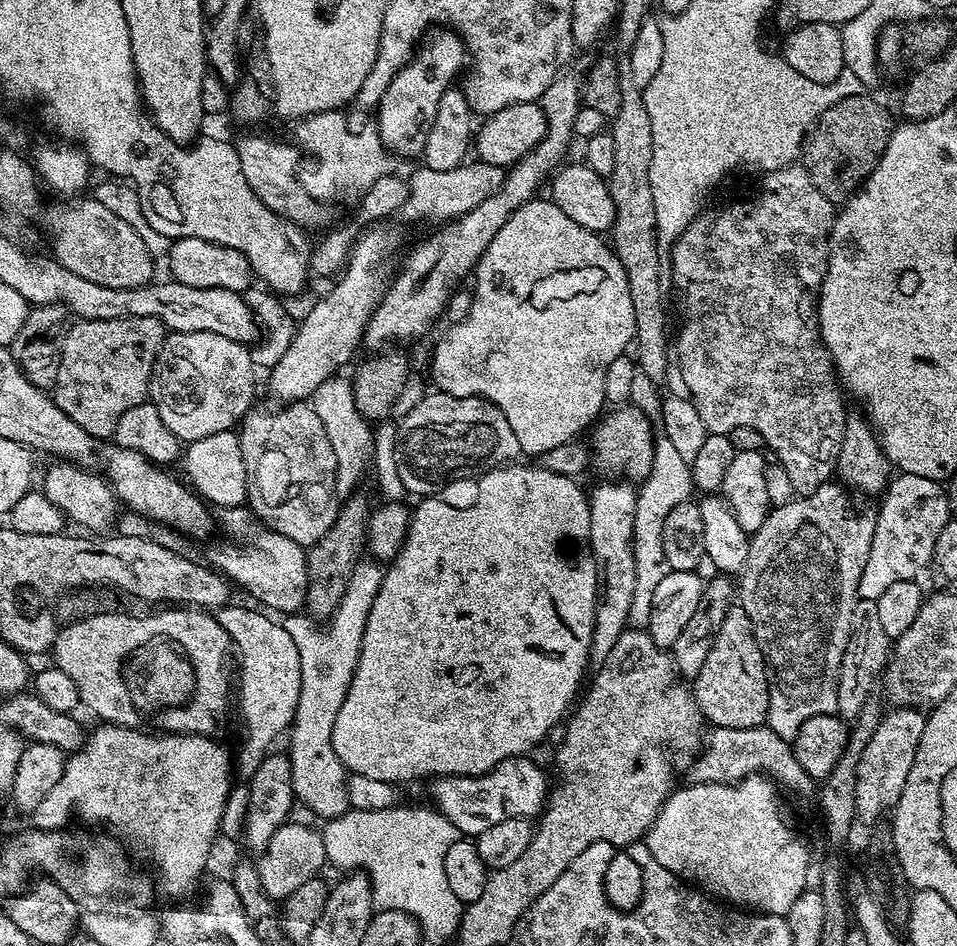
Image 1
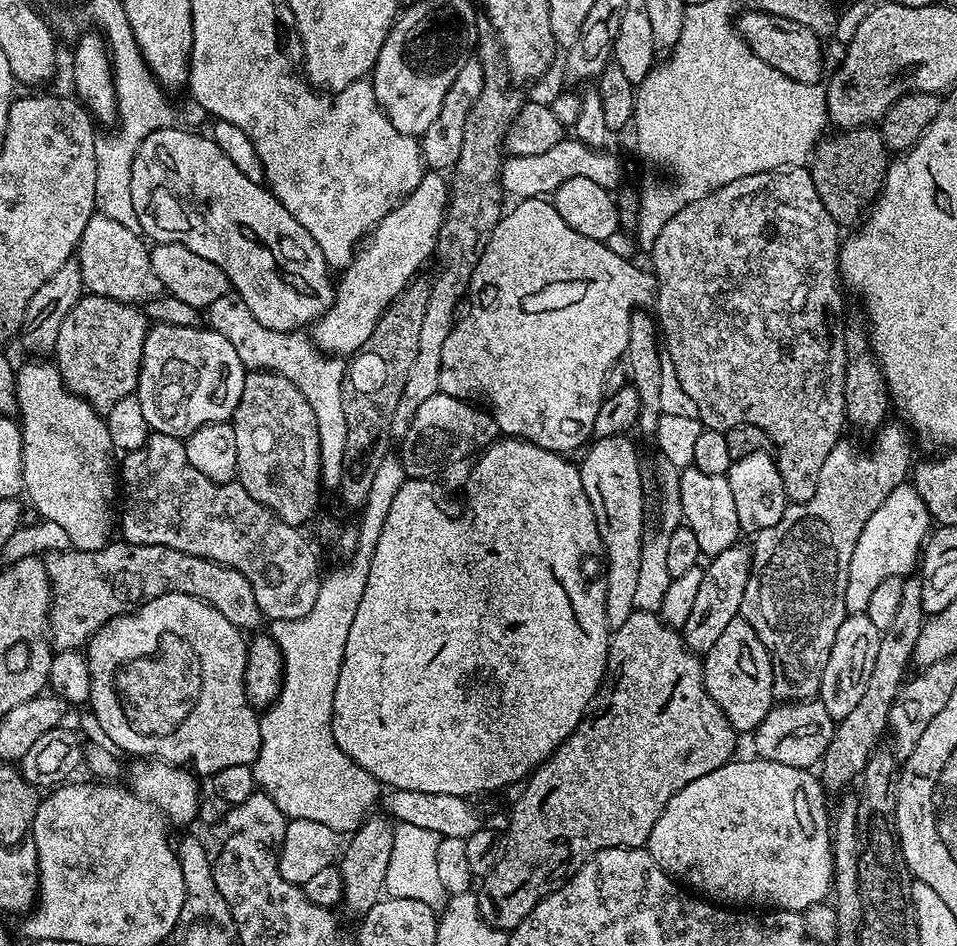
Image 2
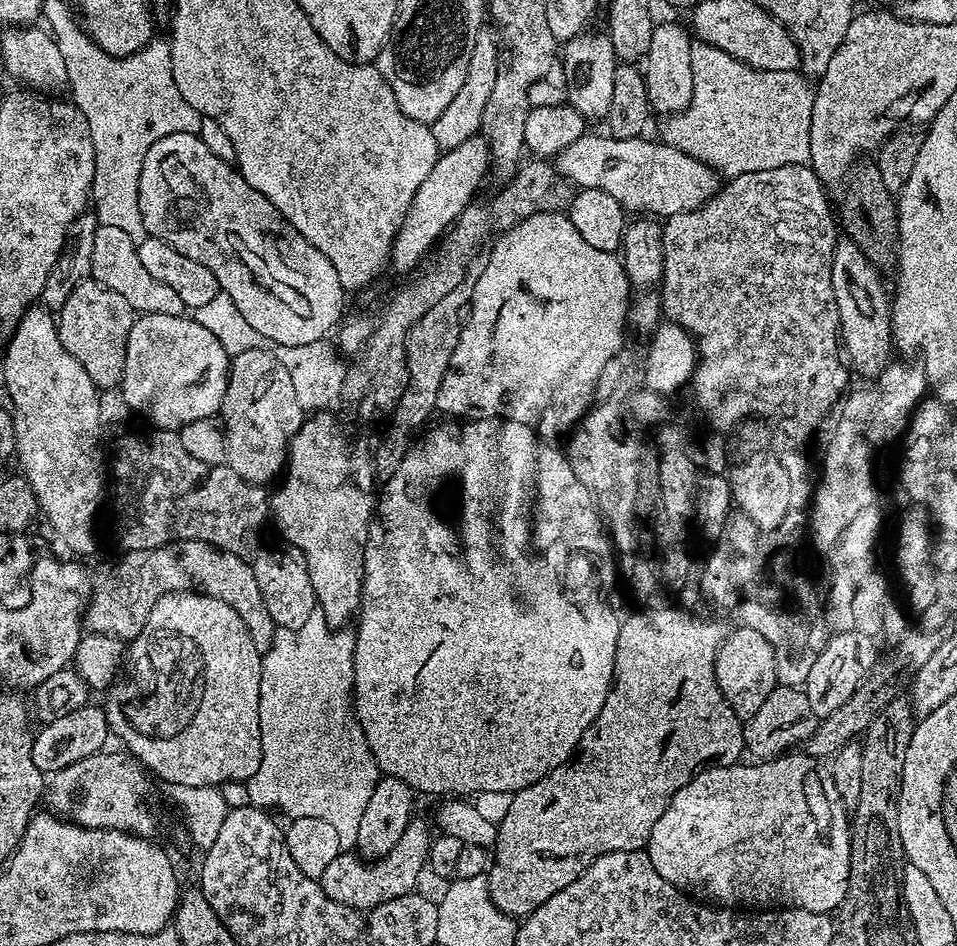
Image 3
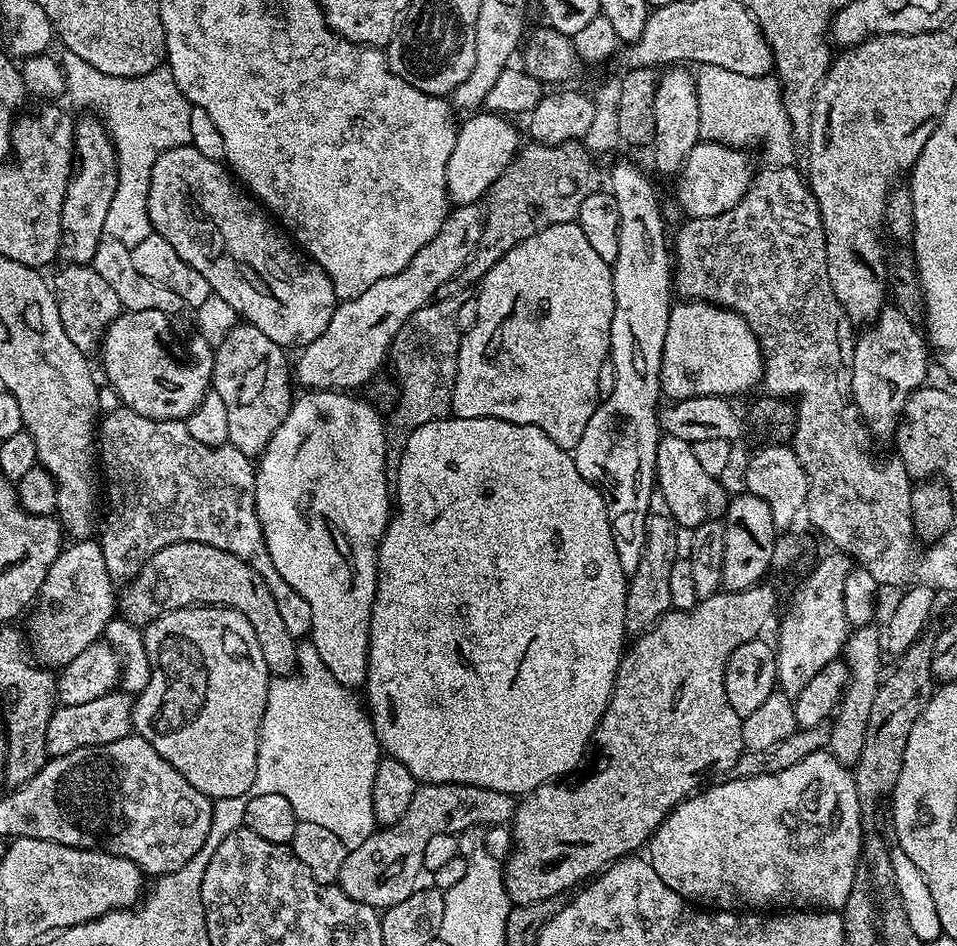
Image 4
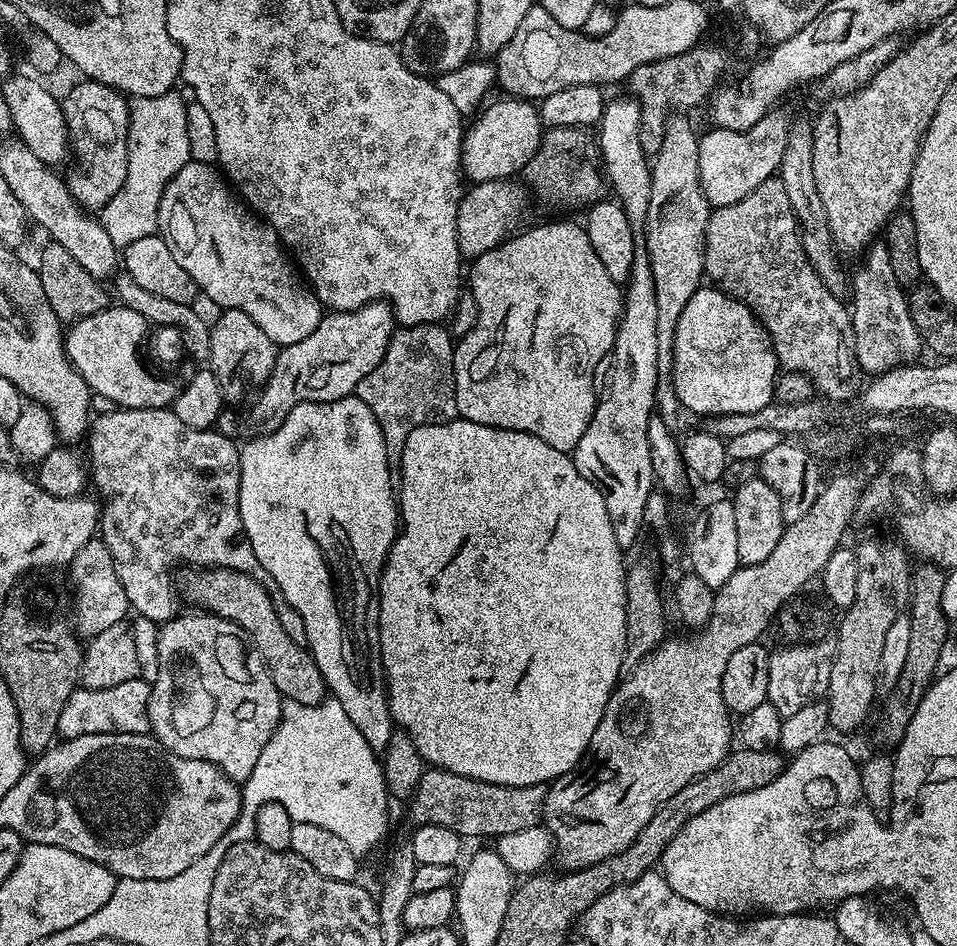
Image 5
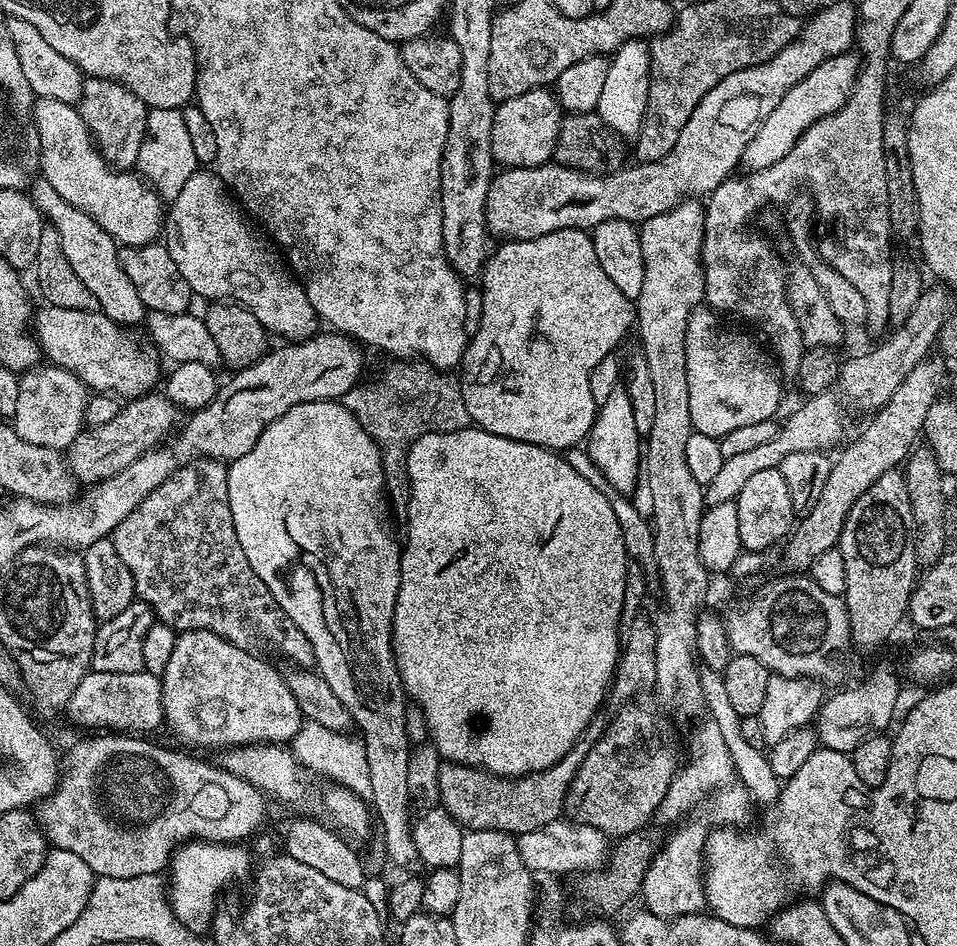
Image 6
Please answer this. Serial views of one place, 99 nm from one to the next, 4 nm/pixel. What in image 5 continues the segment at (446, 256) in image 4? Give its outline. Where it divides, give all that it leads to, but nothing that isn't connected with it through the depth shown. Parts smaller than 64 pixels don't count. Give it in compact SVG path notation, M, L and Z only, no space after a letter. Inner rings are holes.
M509 178L472 184L469 192L467 189L461 195L456 206L456 241L461 257L475 258L486 254L486 250L494 250L521 227L520 219L528 208L529 193L523 183L516 182ZM375 300L358 310L321 315L314 334L277 351L272 373L261 387L264 389L248 416L249 422L257 424L261 433L272 432L302 402L334 402L353 395L358 382L382 362L397 324L396 313L384 300Z

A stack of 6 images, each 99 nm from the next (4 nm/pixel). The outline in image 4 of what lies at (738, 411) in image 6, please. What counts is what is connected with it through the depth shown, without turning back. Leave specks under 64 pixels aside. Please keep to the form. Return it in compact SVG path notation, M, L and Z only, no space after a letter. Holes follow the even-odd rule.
M681 301L672 307L659 368L661 393L672 402L702 395L734 397L763 379L760 340L741 316L704 301Z

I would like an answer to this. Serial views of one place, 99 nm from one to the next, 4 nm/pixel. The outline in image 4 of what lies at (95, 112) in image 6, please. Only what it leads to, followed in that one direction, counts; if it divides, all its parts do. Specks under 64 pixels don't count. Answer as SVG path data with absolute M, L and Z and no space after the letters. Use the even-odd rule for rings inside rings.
M95 114L81 116L84 117L76 120L76 162L62 202L60 230L67 237L63 259L69 264L91 265L94 250L98 250L101 240L105 239L106 214L110 210L114 190L118 190L118 158L103 120Z

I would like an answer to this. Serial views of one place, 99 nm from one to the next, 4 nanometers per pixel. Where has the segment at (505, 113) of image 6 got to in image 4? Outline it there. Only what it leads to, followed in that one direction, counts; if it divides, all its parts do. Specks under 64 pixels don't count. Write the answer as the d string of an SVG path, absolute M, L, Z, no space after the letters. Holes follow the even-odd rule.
M480 110L465 120L468 121L456 129L456 145L446 166L448 198L453 205L483 201L489 186L498 178L498 174L502 174L502 170L506 170L506 166L510 166L522 147L522 139L507 115Z

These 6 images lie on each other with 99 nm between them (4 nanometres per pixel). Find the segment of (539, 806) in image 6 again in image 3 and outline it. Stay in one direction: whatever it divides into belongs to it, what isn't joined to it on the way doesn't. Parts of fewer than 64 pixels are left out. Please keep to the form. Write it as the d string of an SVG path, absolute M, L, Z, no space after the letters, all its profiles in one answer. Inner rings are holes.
M413 818L406 826L406 834L398 838L398 846L390 850L388 856L381 856L371 862L365 862L359 855L344 850L330 866L320 875L320 885L326 898L334 898L334 902L342 902L342 906L355 908L364 914L377 908L382 902L390 902L399 896L407 896L409 892L417 891L416 883L420 875L426 872L428 851L432 845L433 833L428 833L428 824L420 818Z

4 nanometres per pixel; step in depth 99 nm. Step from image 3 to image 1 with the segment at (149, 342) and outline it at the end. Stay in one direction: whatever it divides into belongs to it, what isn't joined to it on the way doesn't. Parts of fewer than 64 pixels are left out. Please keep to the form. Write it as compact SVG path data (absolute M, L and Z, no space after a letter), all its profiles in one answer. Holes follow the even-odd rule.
M169 331L164 337L148 383L148 395L162 422L181 442L206 438L210 434L235 429L253 407L256 373L250 351L245 345L214 333L178 333Z

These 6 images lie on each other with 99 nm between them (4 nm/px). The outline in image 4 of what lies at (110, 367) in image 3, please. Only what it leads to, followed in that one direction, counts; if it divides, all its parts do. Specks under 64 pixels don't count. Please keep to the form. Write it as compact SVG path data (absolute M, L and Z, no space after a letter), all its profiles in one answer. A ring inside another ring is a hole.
M87 264L63 265L64 269L54 280L54 291L58 302L58 314L62 318L62 330L70 337L70 342L78 346L86 354L91 353L91 348L101 343L104 331L119 318L122 311L118 302L118 294Z

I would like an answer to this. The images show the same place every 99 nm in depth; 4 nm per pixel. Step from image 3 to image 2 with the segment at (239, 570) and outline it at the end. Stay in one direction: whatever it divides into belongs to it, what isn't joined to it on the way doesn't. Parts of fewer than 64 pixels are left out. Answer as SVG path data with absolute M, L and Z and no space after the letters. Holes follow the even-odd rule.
M109 542L102 550L67 550L68 552L52 552L43 557L52 583L52 608L48 612L48 627L53 649L62 652L83 649L103 624L110 622L115 616L123 616L126 612L139 609L147 600L153 600L167 592L190 594L194 598L205 600L210 606L214 606L214 610L218 610L218 614L222 614L222 618L230 618L234 627L241 630L256 628L262 623L252 584L238 570L214 560L174 550L170 546L119 543Z

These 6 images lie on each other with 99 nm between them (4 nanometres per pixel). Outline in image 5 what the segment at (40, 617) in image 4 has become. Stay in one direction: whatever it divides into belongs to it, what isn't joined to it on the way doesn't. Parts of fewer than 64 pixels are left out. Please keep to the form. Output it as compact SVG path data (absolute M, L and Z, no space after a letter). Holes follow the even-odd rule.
M93 538L90 542L86 542L86 546L78 550L72 563L67 565L67 572L72 579L70 616L74 621L75 631L81 637L91 638L102 634L102 630L107 630L110 626L125 623L124 615L129 615L130 612L126 590L122 590L122 582L118 582L118 574L114 570L114 558L110 550L106 550L103 540Z

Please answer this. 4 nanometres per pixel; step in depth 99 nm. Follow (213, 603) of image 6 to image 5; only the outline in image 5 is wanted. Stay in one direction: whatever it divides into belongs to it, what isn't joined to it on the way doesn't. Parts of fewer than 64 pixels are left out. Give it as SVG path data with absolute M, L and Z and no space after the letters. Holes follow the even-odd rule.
M117 407L115 412L102 413L91 421L87 440L90 480L104 495L98 536L114 558L118 582L122 582L129 609L136 616L163 622L173 620L181 611L174 572L172 576L175 564L199 566L204 570L229 568L263 582L265 590L272 594L274 610L278 612L286 634L290 634L294 642L307 645L306 626L298 610L286 602L282 590L278 590L276 583L268 579L266 570L262 570L258 558L254 558L254 550L244 533L240 517L240 448L233 437L219 430L194 430L194 426L186 426L186 422L182 422L171 407Z

